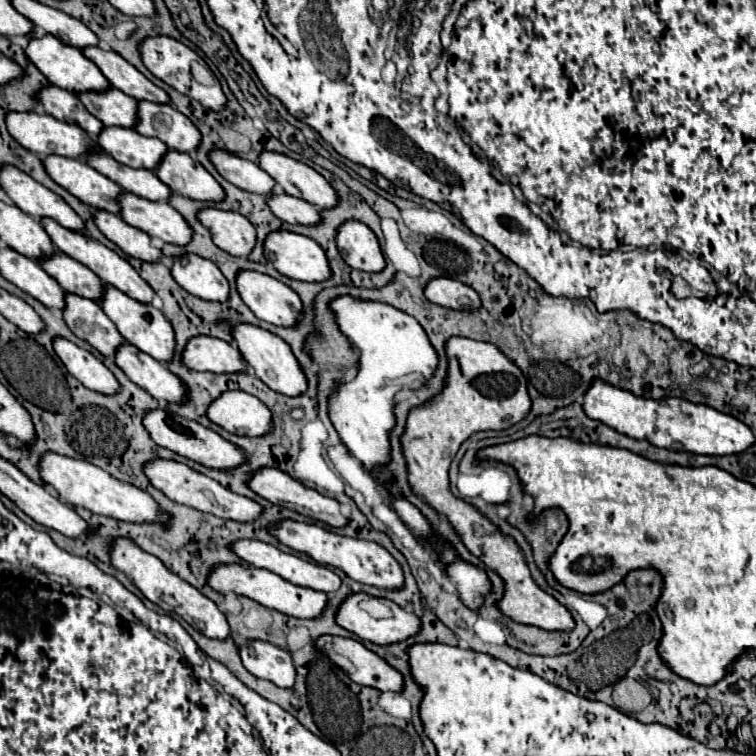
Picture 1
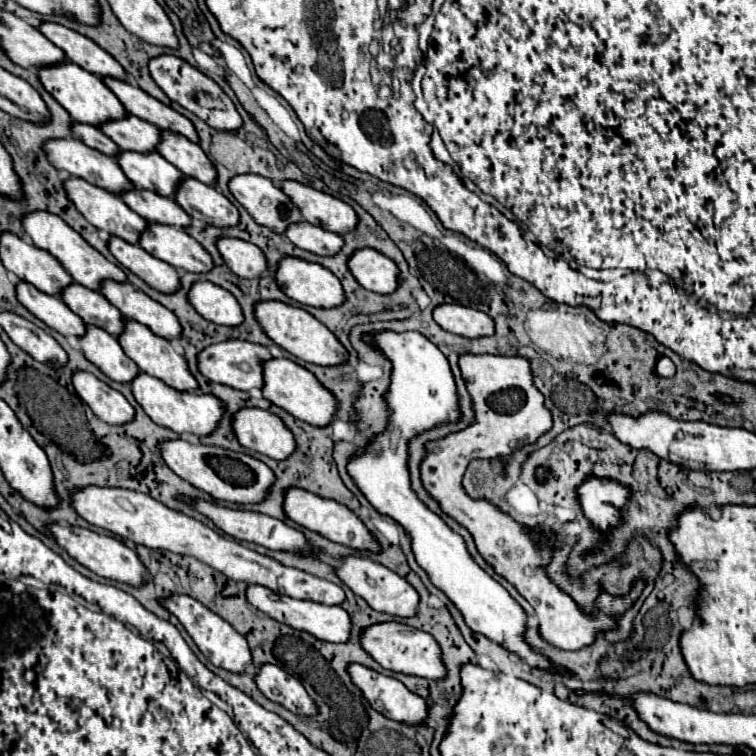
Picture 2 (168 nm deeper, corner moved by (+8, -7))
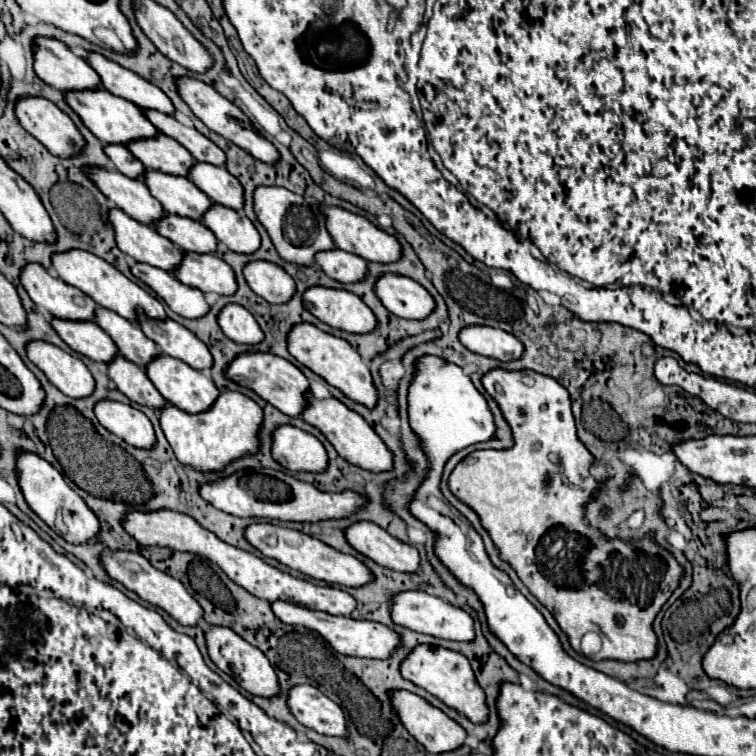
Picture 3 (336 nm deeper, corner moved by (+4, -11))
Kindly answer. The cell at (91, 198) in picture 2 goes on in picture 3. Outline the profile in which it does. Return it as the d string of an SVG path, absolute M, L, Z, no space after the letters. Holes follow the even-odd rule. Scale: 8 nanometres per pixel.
M111 206L107 220L113 226L115 242L121 252L129 254L137 262L147 262L155 268L163 268L171 272L175 268L175 260L179 260L181 248L171 244L165 236L159 236L155 228L137 222L135 218L127 216L121 208Z

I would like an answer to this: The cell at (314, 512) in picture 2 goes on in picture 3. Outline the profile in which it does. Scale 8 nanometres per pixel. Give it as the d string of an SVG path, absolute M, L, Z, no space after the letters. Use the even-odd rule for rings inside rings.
M361 520L347 526L345 540L351 544L351 548L371 558L379 566L397 572L415 572L419 566L419 552L413 546L393 538L373 522Z

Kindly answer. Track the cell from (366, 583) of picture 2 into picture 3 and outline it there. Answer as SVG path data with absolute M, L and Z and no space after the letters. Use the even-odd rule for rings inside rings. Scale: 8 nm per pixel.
M405 590L405 592L393 594L389 602L391 602L391 620L399 626L409 628L409 630L431 634L431 636L437 636L437 638L457 640L457 642L467 642L467 640L473 640L473 636L475 636L473 618L465 610L455 608L455 606L451 606L449 602L445 602L437 596L429 596L427 592Z

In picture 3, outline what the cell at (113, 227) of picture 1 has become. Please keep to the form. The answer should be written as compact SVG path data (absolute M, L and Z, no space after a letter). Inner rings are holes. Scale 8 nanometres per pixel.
M135 262L131 266L131 274L147 284L173 312L185 318L199 318L209 312L209 304L205 302L203 292L175 280L175 276L171 276L171 272L167 270L155 268L145 262Z

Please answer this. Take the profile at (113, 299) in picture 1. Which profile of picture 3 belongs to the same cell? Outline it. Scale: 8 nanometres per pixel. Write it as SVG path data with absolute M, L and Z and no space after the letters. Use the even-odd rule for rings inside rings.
M159 354L155 356L147 366L145 366L147 378L153 382L153 386L161 392L161 396L171 402L173 406L197 414L197 412L205 412L207 408L211 408L211 404L217 400L219 390L215 388L215 384L211 382L211 378L203 376L199 370L191 368L189 364L185 364L183 360L177 360L173 356L167 354Z

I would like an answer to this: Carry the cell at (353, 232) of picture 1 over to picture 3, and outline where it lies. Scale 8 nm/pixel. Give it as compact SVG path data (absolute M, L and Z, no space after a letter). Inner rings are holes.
M383 274L375 282L375 294L381 304L399 318L421 320L435 308L431 294L403 274Z

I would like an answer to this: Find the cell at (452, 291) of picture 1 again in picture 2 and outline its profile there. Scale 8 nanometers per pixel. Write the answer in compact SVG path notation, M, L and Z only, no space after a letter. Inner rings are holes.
M443 304L437 306L435 322L457 336L463 338L481 338L481 336L493 336L495 334L495 322L475 308L463 308L461 304Z

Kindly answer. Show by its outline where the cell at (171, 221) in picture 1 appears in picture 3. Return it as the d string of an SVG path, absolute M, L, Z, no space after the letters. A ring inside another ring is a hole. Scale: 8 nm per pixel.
M183 252L181 262L173 268L173 276L187 286L199 288L201 292L233 294L237 288L235 274L229 264L211 252Z

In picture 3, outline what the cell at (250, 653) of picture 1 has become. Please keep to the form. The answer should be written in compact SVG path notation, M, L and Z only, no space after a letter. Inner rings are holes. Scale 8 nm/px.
M297 684L287 692L287 706L303 726L319 734L327 736L347 734L341 708L333 700L329 700L321 690L309 684Z

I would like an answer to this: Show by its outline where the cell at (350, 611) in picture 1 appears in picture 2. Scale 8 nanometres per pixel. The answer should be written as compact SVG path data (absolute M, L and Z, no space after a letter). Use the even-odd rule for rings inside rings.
M387 622L387 624L375 624L363 632L363 648L387 670L391 672L401 672L407 676L419 676L419 678L429 678L429 680L441 680L447 674L447 668L441 658L441 648L437 640L423 632L415 630L407 624L399 622Z

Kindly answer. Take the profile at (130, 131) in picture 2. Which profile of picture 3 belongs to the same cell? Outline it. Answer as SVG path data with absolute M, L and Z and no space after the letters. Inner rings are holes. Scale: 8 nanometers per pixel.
M157 132L157 136L147 140L131 140L131 144L125 144L125 148L139 158L147 170L187 176L191 164L195 164L187 148L163 132Z

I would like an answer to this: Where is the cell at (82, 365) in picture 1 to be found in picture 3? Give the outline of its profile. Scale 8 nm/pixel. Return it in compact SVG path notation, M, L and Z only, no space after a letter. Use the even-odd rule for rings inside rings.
M103 398L95 404L95 416L103 428L137 448L153 448L155 432L149 418L123 402Z

